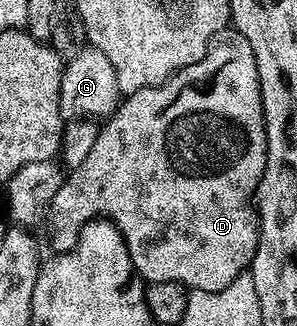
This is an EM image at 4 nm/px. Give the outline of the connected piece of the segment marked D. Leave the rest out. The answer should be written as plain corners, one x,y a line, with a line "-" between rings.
232,28
222,30
209,41
207,52
199,60
195,60
195,64
187,64
187,68
171,75
163,84
143,88
128,95
117,109
104,119
103,125
105,127
101,126
97,131
95,144
91,144
91,152
87,152
87,160
83,160
79,168
71,171
49,201
47,222
49,220
49,242
54,246
52,248
54,251
71,249
77,243
77,234
81,227
86,222
99,217
108,218
117,227
117,231
121,233
129,249
134,271
149,284
181,282
190,291
219,292
252,267
259,237
255,195
265,171
267,140
265,139
265,117
261,107
259,72
255,64
255,52
251,52
251,44
247,44
247,36
243,36

